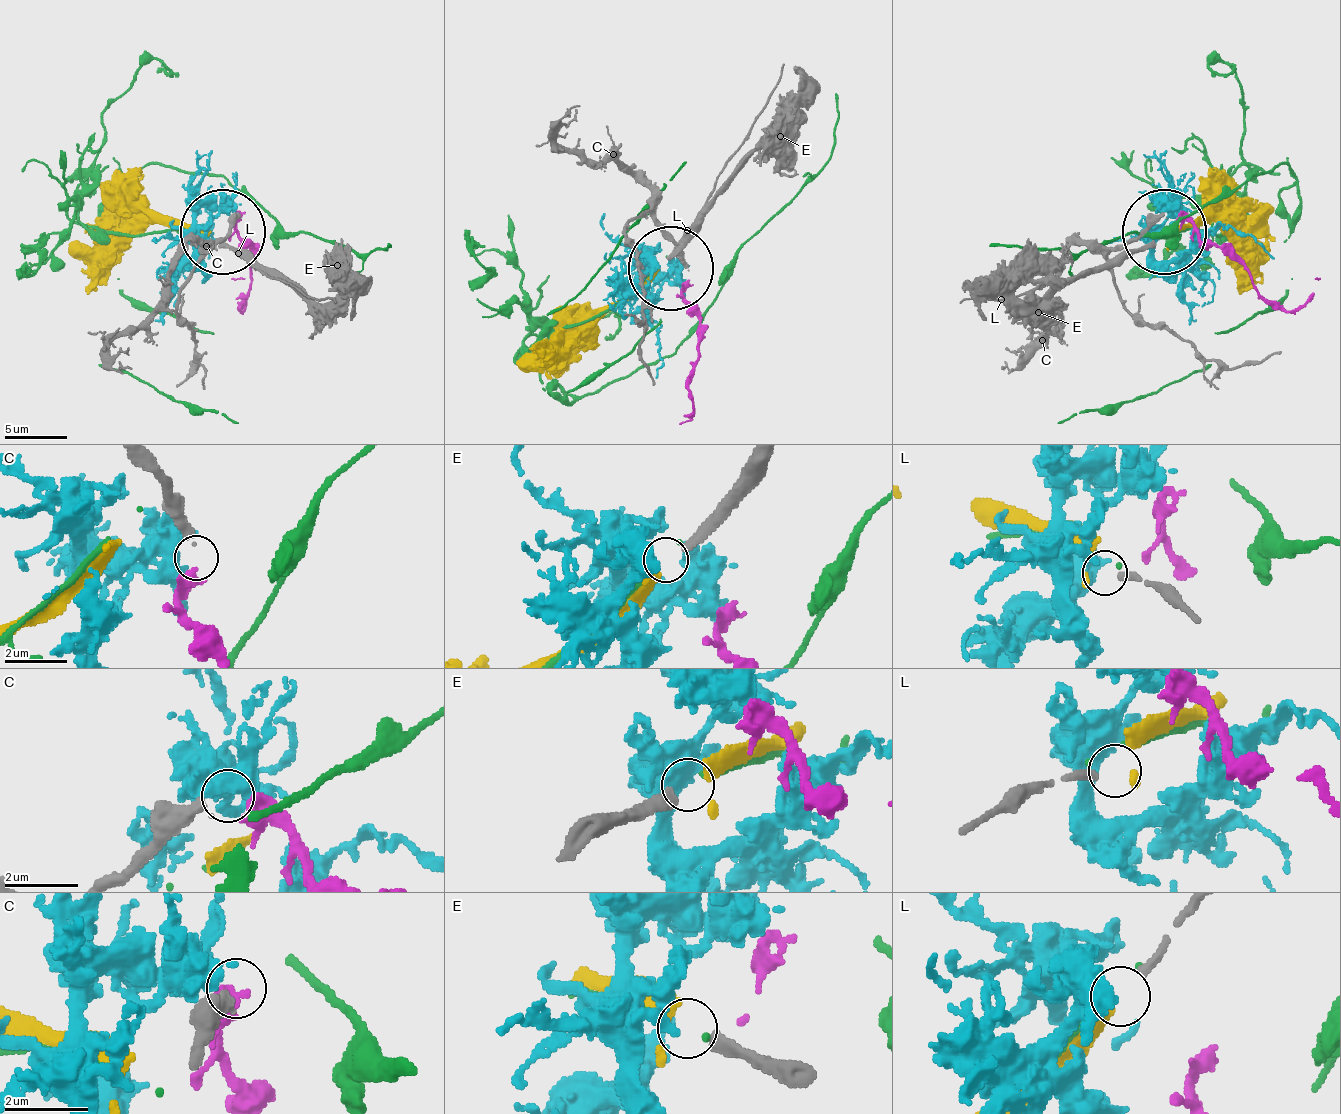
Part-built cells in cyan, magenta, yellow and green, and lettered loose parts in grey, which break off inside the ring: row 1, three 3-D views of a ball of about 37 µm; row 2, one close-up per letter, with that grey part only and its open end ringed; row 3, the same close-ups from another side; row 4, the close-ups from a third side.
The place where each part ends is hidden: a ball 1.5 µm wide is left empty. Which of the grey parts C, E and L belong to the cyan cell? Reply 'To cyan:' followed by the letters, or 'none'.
To cyan: none

